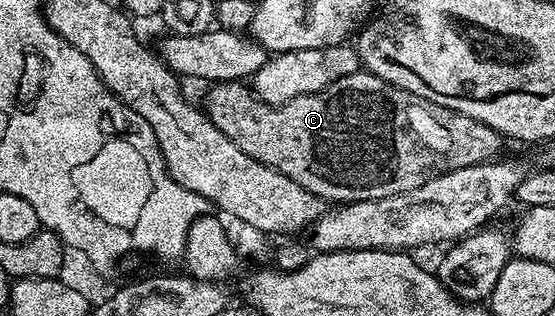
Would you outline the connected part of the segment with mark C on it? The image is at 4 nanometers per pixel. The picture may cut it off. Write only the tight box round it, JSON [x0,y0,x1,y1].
[205,70,505,206]

